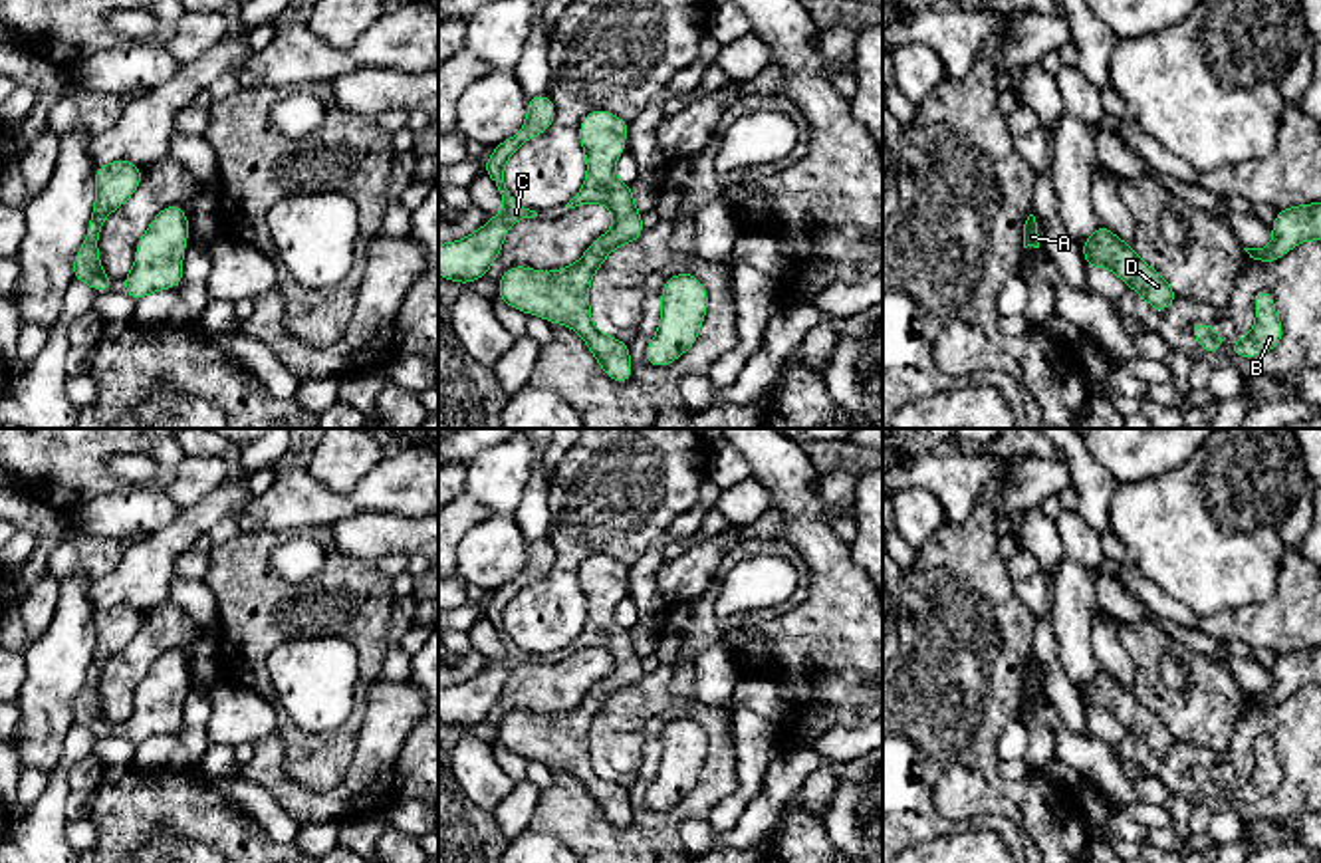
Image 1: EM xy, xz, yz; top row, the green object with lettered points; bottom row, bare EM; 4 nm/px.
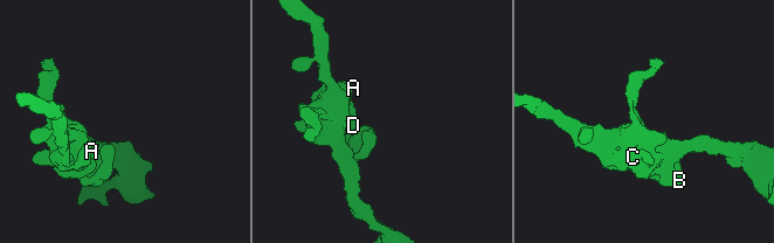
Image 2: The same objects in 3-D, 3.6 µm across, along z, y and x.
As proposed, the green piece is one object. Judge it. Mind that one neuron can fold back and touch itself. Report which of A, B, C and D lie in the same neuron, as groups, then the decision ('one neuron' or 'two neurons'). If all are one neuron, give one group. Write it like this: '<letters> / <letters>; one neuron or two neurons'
A B C D; one neuron

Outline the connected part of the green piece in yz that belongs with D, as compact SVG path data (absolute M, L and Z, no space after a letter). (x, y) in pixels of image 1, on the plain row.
M1103 667L1081 688L1087 712L1107 712L1115 716L1125 730L1144 742L1160 760L1180 740L1170 728L1150 712L1131 688L1115 680Z

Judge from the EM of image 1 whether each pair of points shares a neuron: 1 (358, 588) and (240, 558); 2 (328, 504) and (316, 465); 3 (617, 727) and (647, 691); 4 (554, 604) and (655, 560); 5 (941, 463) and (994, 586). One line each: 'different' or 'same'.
1: same
2: different
3: same
4: different
5: different

